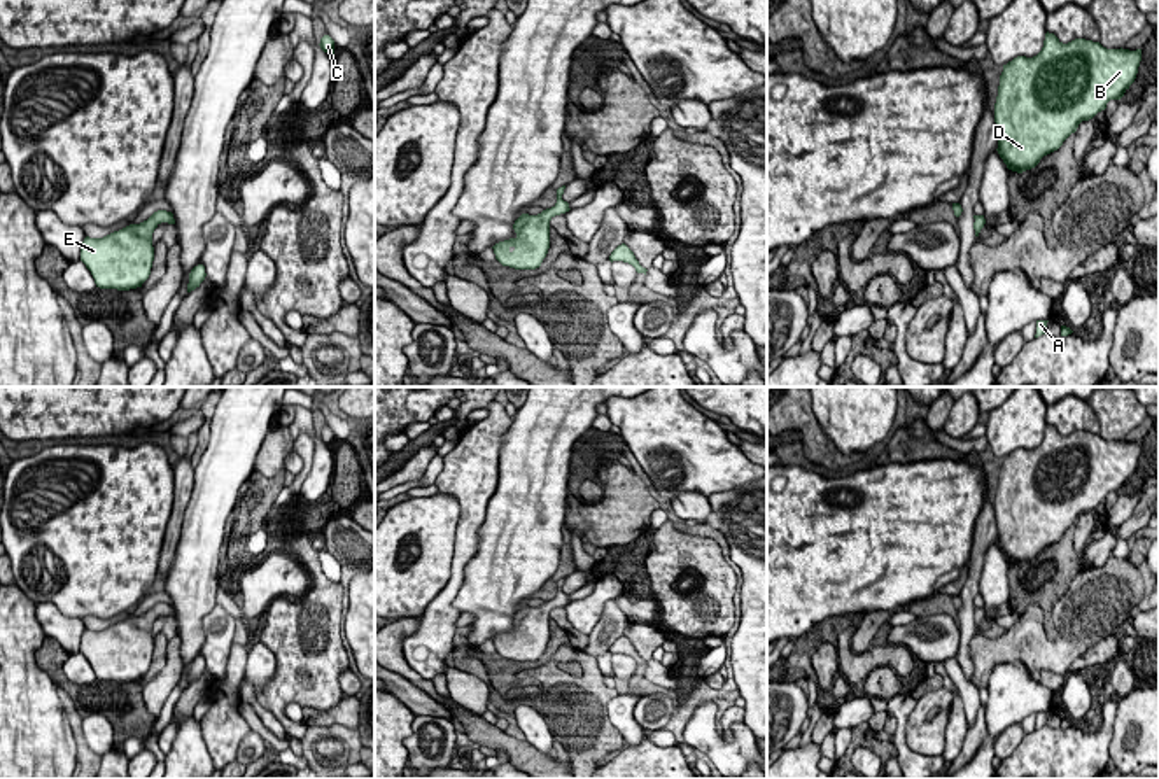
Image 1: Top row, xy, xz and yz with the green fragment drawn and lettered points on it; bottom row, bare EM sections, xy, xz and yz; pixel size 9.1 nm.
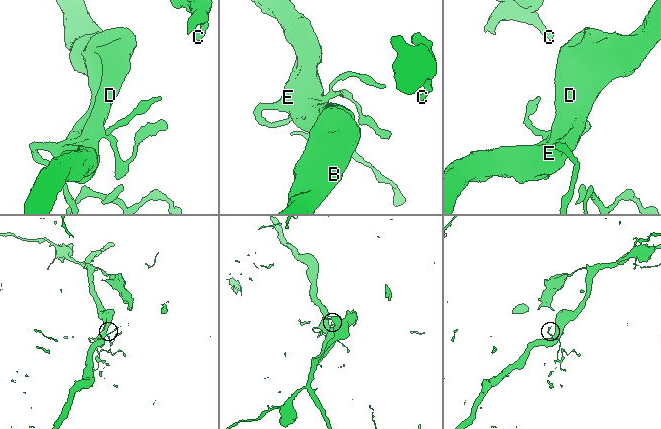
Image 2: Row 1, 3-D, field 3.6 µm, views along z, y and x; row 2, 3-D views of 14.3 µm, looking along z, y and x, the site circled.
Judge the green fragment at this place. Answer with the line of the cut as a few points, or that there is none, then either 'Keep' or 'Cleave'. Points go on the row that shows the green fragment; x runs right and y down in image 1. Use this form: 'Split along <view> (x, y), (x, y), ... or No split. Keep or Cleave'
Split along xz (561, 196), (555, 207). Cleave

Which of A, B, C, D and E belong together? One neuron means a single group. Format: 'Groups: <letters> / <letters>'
Groups: A / B C D E

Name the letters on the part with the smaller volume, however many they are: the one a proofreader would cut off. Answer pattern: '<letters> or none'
A

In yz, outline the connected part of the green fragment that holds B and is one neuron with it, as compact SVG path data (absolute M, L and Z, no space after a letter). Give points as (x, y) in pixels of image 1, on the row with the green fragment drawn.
M1047 32L1036 56L1003 65L994 123L1007 168L1022 173L1057 151L1082 121L1124 96L1140 61L1141 49L1106 49L1085 39L1063 44Z

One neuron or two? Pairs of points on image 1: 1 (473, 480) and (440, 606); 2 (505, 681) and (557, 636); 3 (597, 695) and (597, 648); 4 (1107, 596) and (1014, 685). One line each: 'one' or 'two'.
1: one
2: one
3: two
4: two

